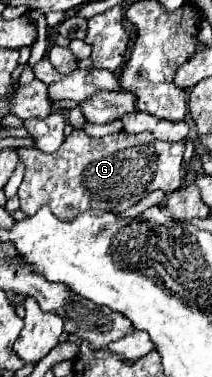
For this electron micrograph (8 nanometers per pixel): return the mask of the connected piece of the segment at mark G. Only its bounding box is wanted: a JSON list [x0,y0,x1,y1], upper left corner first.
[19,130,185,220]

